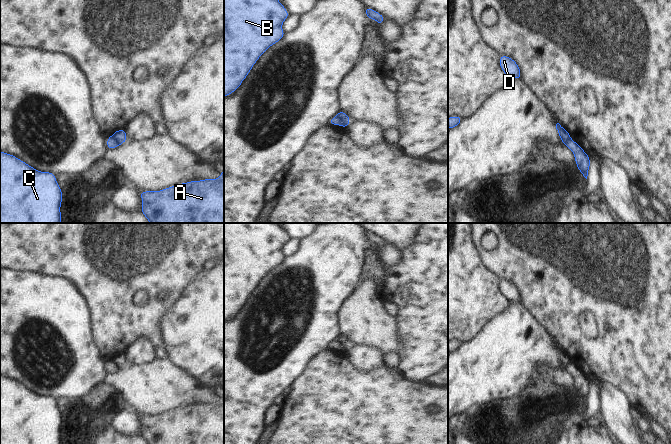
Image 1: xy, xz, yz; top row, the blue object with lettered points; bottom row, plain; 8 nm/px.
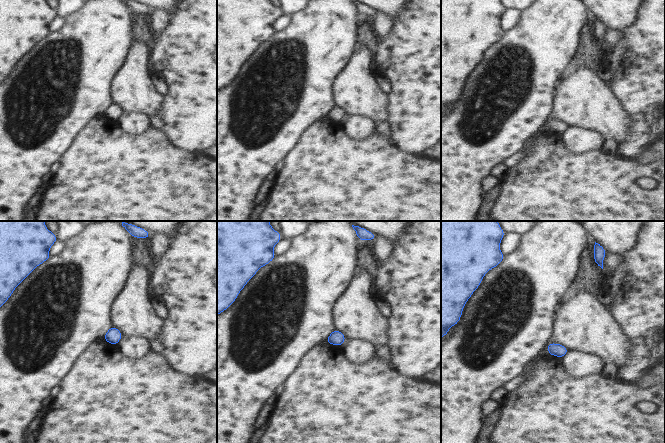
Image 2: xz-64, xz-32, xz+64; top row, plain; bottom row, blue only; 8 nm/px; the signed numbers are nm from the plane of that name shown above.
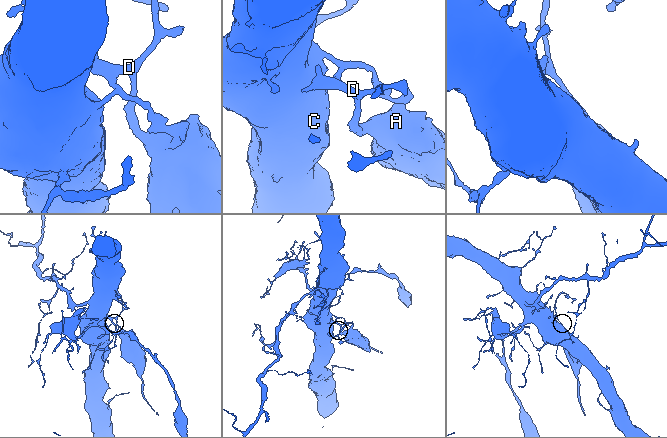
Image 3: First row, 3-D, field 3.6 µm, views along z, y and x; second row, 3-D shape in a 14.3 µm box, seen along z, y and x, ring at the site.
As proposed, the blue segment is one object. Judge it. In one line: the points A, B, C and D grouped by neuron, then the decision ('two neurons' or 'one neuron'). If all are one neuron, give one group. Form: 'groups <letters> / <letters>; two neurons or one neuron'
groups A / B C D; two neurons

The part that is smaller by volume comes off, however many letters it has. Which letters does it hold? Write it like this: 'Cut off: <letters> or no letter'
Cut off: A

